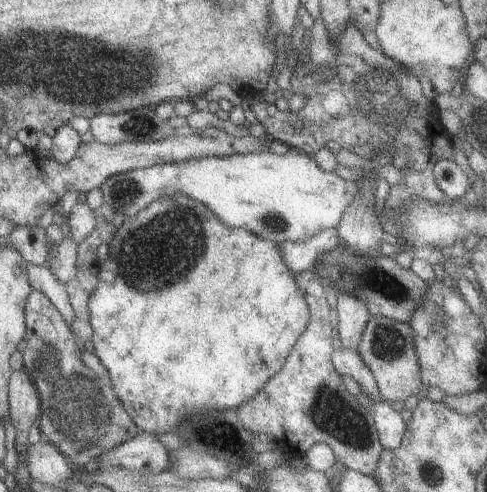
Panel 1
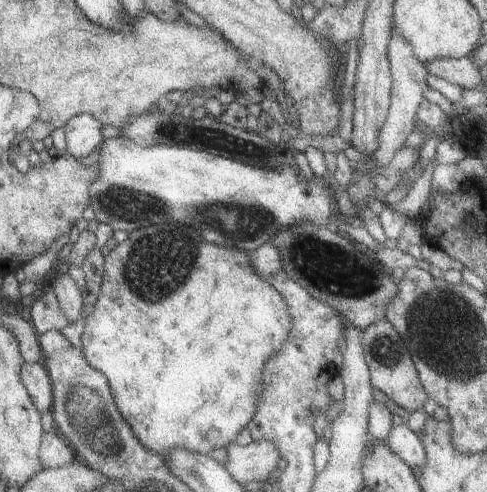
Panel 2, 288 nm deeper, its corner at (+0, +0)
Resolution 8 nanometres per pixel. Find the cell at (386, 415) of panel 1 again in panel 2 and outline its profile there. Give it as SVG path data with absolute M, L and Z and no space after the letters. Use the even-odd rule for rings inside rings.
M407 424L393 426L389 430L389 436L383 442L399 460L403 460L411 470L425 464L425 450L421 446L421 440L415 432L407 428Z

